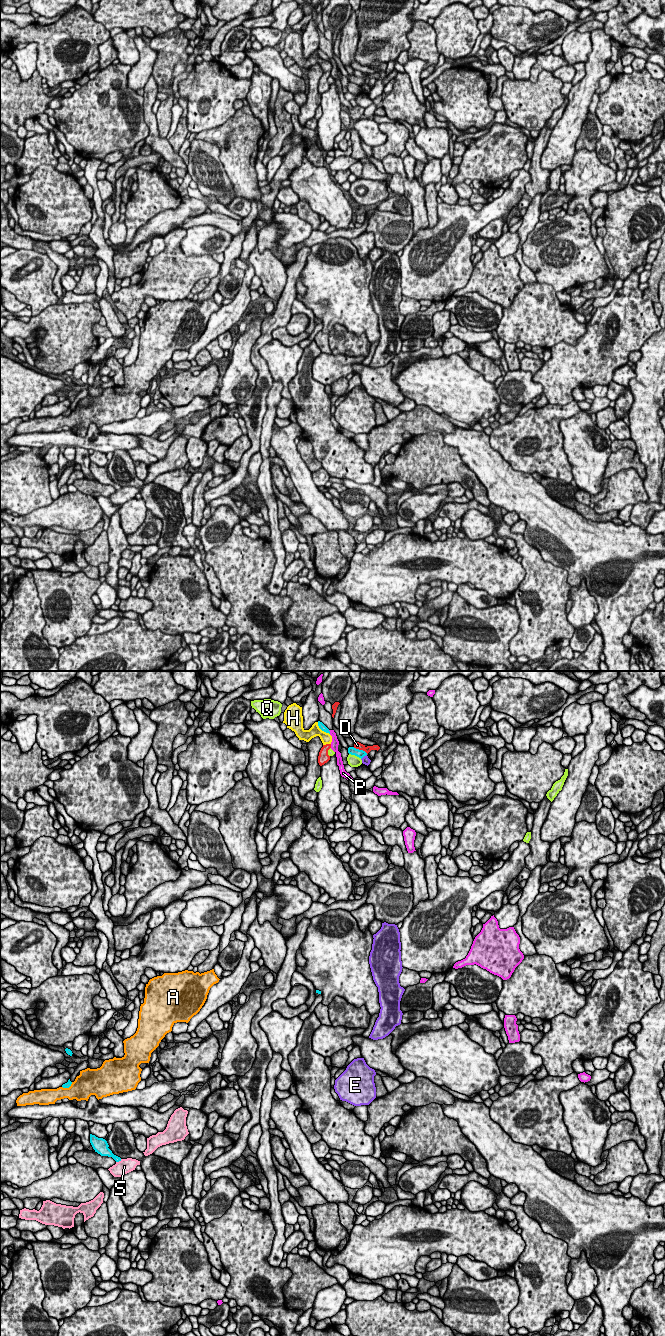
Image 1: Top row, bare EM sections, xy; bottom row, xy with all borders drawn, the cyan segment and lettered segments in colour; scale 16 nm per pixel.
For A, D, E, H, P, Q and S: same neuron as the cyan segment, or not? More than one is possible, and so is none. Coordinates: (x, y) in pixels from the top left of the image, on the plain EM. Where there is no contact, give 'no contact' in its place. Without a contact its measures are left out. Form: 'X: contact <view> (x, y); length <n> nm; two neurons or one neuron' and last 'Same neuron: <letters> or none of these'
A: contact xy (67, 415); length 190 nm; two neurons
D: contact xy (360, 78); length 260 nm; two neurons
E: contact xy (363, 84); length 130 nm; two neurons
H: contact xy (322, 58); length 280 nm; two neurons
P: contact xy (329, 60); length 70 nm; two neurons
Q: contact xy (355, 83); length 220 nm; two neurons
S: contact xy (118, 489); length 110 nm; two neurons
Same neuron: none of these

